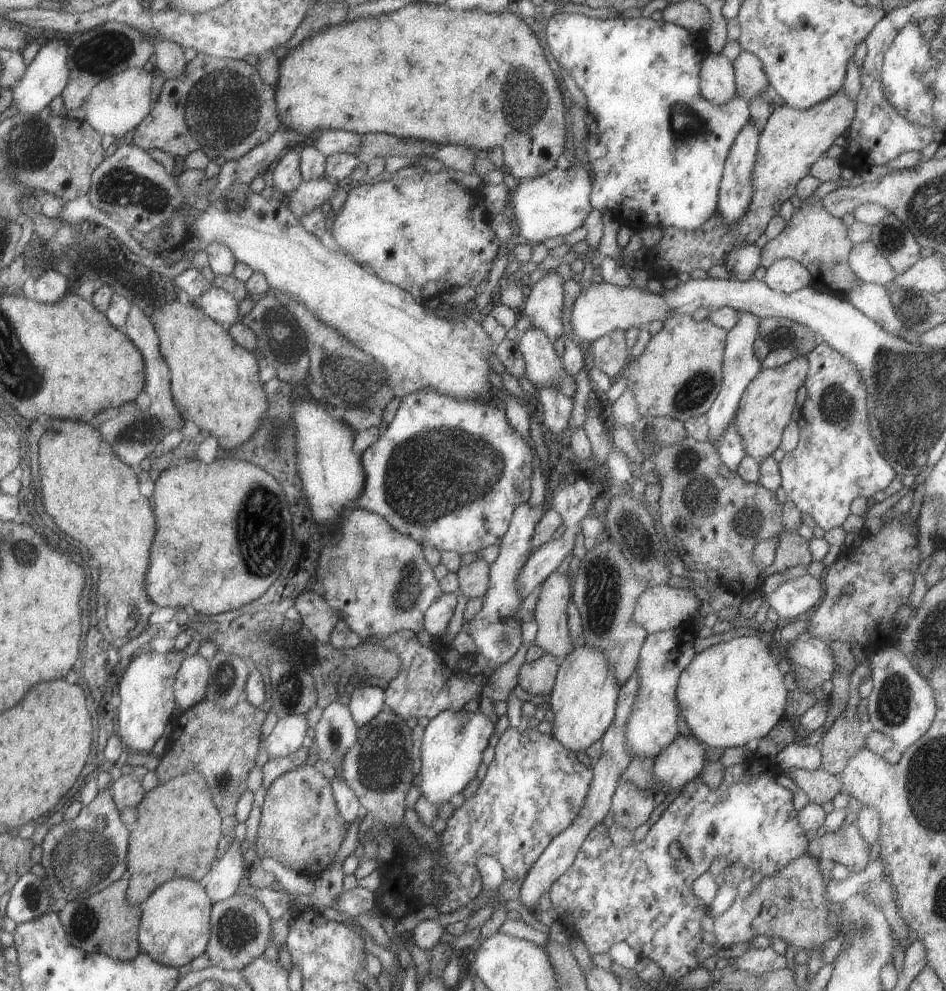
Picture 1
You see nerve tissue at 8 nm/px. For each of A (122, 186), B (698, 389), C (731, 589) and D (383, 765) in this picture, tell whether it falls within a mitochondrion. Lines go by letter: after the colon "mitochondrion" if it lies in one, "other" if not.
A: mitochondrion
B: mitochondrion
C: other
D: mitochondrion

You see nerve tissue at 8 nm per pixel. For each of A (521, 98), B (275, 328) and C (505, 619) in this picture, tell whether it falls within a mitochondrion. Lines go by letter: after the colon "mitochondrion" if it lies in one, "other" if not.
A: mitochondrion
B: mitochondrion
C: other

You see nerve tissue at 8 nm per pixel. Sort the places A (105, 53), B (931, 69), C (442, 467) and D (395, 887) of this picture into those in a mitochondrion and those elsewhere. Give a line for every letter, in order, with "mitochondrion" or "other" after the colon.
A: mitochondrion
B: mitochondrion
C: mitochondrion
D: other

